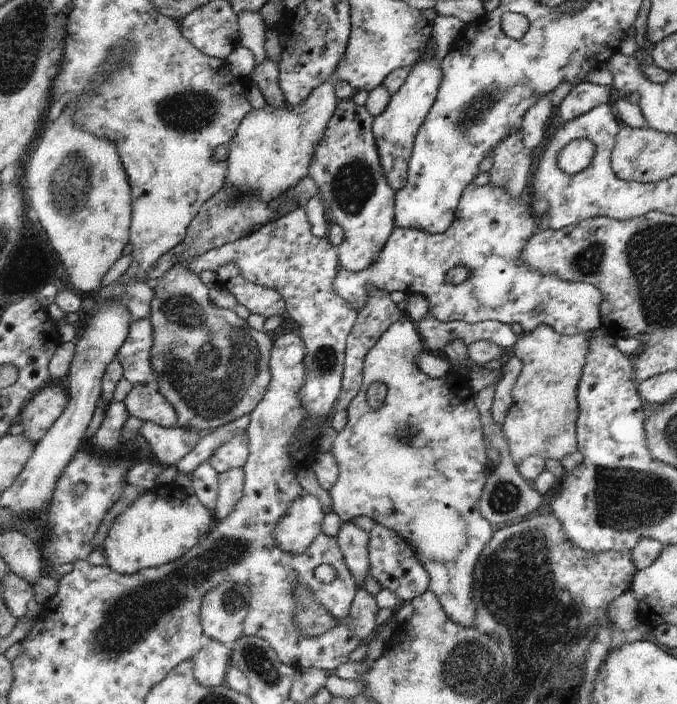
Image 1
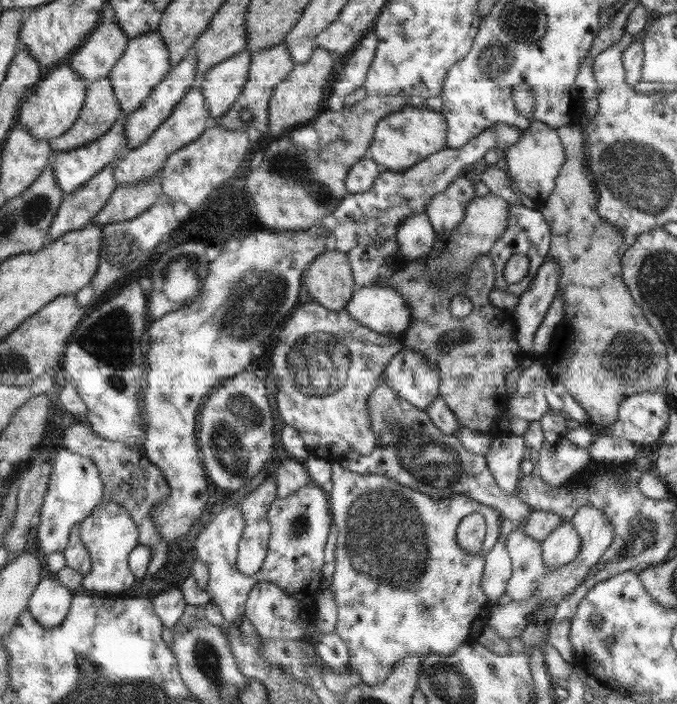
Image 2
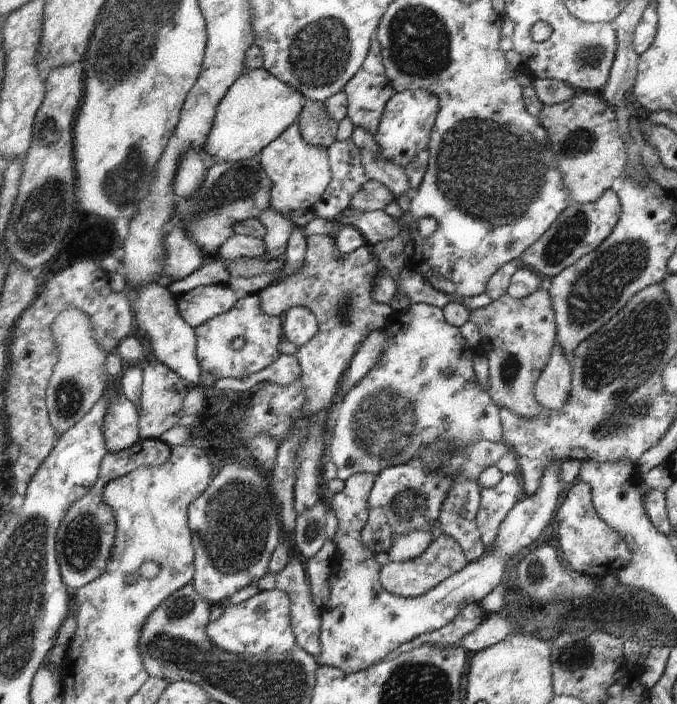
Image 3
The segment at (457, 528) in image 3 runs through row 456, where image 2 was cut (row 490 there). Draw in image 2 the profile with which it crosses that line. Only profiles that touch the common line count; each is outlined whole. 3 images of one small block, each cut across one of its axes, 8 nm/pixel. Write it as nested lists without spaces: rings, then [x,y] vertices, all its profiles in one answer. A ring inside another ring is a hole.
[[[385,376],[367,400],[371,427],[376,435],[376,447],[368,455],[358,452],[346,453],[340,463],[344,468],[358,474],[380,475],[399,482],[402,486],[427,494],[432,498],[448,498],[452,494],[466,495],[480,504],[499,511],[502,519],[507,518],[516,526],[531,513],[531,508],[516,494],[504,492],[494,480],[485,455],[466,450],[454,435],[442,433],[430,420],[427,411],[412,406],[399,398],[387,386]]]

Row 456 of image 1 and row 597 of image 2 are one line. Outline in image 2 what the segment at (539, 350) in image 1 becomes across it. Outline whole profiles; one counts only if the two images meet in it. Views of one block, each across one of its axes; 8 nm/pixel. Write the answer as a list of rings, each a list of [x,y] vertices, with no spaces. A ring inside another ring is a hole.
[[[583,504],[570,519],[573,527],[581,538],[581,547],[572,562],[567,562],[556,568],[549,568],[541,557],[541,543],[526,536],[522,531],[514,529],[505,540],[505,549],[511,558],[512,574],[508,581],[505,593],[511,596],[512,601],[523,601],[534,595],[539,598],[537,611],[546,603],[554,603],[555,606],[569,594],[586,577],[590,569],[601,559],[612,542],[614,531],[609,518],[591,504]]]

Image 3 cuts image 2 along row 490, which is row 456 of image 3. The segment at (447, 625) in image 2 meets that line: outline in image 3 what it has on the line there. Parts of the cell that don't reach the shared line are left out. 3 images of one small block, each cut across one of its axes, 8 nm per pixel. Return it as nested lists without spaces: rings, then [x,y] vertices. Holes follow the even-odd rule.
[[[414,303],[405,312],[393,311],[393,314],[385,324],[387,330],[387,347],[379,357],[378,362],[366,376],[362,377],[357,384],[343,396],[341,404],[338,407],[338,412],[335,417],[335,425],[329,434],[328,449],[331,452],[331,460],[337,468],[337,478],[340,480],[348,480],[350,476],[358,473],[378,474],[384,469],[395,467],[398,465],[408,464],[418,454],[418,448],[424,445],[431,445],[436,441],[457,441],[464,445],[471,445],[478,441],[503,441],[504,429],[499,417],[499,408],[497,404],[484,392],[478,384],[476,373],[474,372],[473,358],[475,357],[478,349],[470,345],[458,327],[452,326],[446,322],[443,312],[438,307],[426,303]]]

